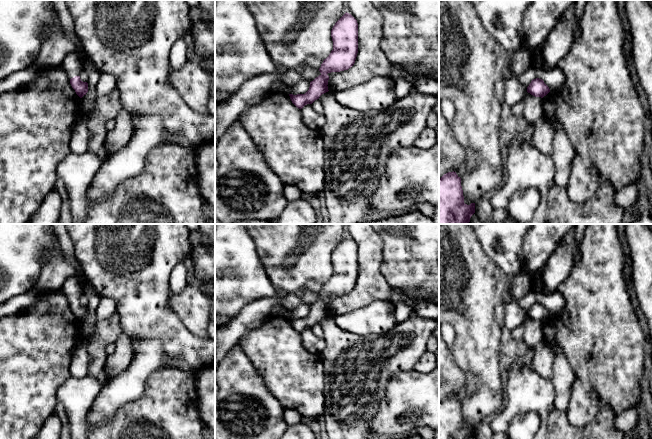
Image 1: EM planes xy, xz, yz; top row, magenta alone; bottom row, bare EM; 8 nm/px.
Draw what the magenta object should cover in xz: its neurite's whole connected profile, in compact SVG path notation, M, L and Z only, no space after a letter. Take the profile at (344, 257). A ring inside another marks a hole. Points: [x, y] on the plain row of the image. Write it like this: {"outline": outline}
{"outline": "M345 237L331 254L333 274L324 283L319 292L320 299L310 306L309 314L305 318L289 318L292 327L299 333L312 328L319 321L328 316L328 297L340 296L351 292L358 277L358 247L349 237Z"}

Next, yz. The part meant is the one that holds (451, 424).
{"outline": "M448 396L439 402L439 439L473 439L475 427L467 429L464 427L461 402L456 396Z"}

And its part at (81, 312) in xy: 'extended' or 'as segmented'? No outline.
extended

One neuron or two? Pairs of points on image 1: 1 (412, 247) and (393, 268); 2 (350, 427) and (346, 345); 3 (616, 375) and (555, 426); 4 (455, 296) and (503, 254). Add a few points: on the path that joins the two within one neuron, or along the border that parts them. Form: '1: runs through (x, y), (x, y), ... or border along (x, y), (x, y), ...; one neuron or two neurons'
1: runs through (407, 251), (395, 263); one neuron
2: runs through (350, 407), (350, 365); one neuron
3: border along (565, 412), (573, 425), (589, 423); two neurons
4: border along (480, 242), (485, 253), (500, 269); two neurons

